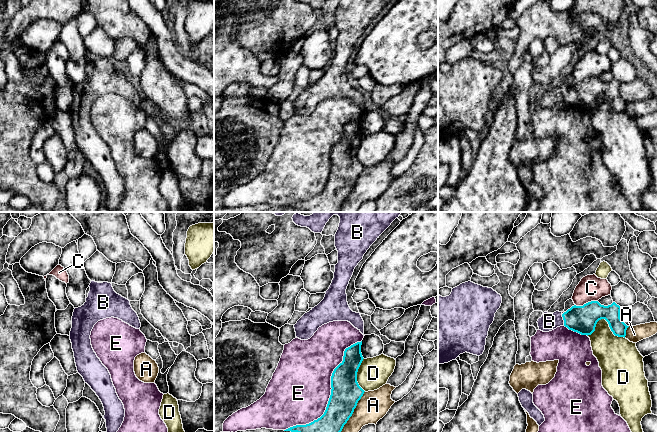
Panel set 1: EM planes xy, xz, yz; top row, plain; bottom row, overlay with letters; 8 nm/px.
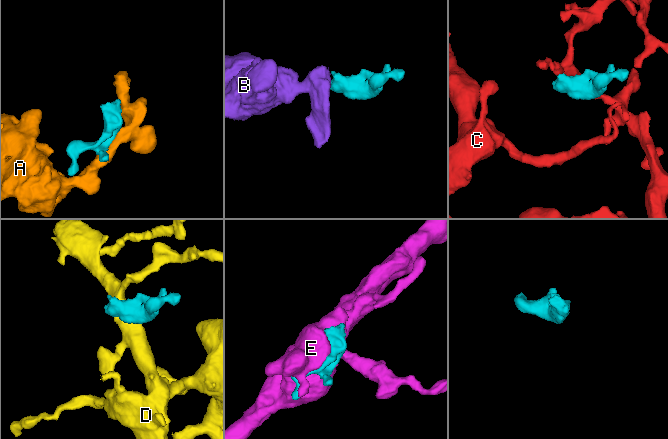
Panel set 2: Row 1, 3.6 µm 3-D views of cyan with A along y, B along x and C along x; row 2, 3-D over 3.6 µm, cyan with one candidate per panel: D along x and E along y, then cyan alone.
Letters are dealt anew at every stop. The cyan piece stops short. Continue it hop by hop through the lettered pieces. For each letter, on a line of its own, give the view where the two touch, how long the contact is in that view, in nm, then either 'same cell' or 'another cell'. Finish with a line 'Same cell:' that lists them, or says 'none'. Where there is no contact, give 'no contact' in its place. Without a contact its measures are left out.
A: xz | 380 nm | another cell
B: yz | 90 nm | same cell
C: yz | 190 nm | another cell
D: yz | 300 nm | another cell
E: xz | 950 nm | another cell
Same cell: B

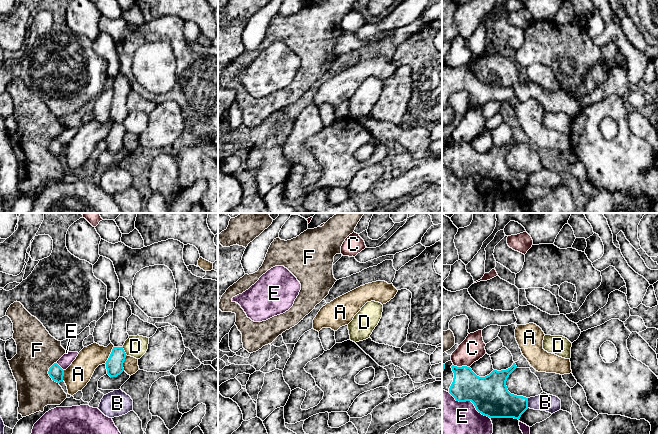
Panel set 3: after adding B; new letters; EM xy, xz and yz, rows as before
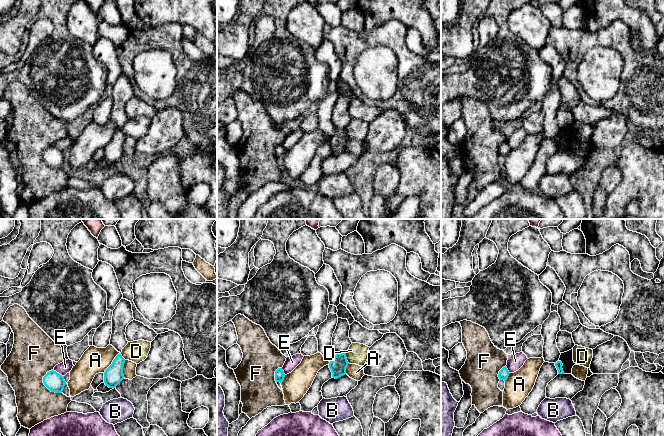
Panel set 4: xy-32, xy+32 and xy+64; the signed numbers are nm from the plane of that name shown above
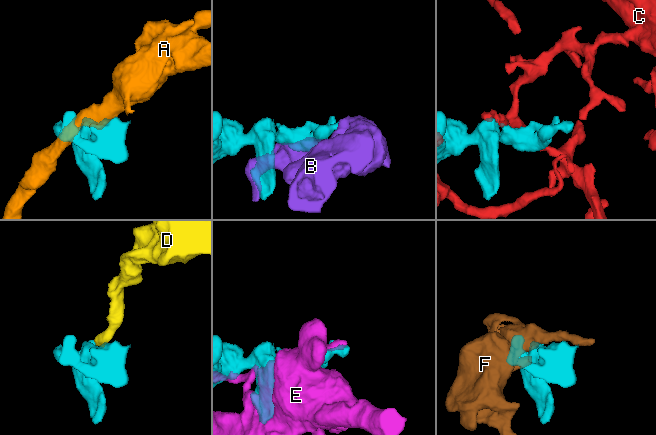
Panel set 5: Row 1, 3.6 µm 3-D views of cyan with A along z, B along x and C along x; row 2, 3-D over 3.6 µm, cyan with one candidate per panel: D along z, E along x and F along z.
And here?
A: xy | 160 nm | another cell
B: yz | 80 nm | another cell
C: yz | 140 nm | another cell
D: xy | 80 nm | another cell
E: yz | 400 nm | another cell
F: xy | 180 nm | another cell
Same cell: none

